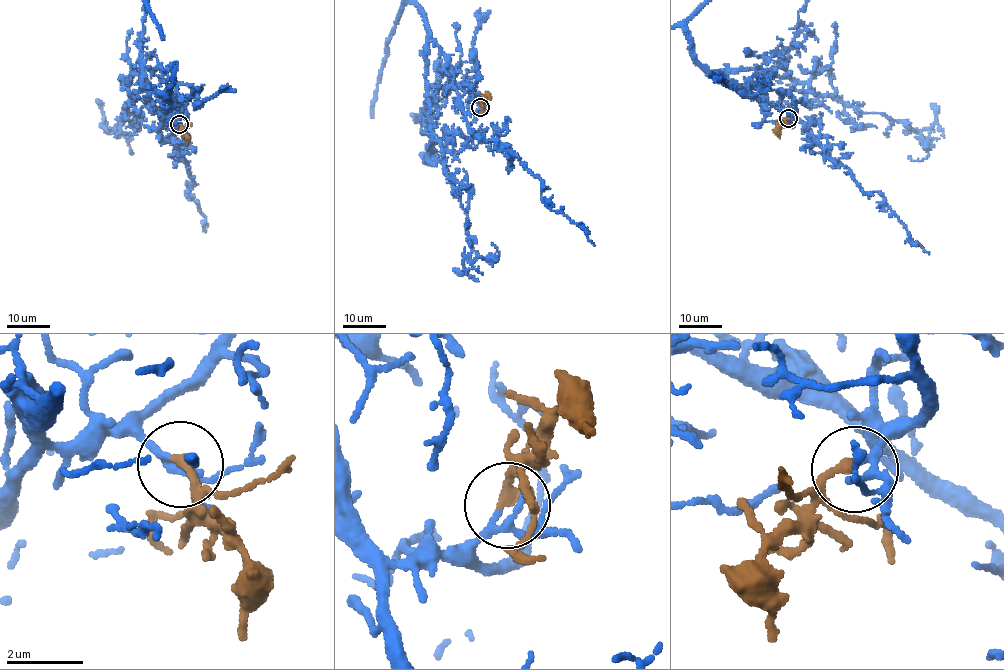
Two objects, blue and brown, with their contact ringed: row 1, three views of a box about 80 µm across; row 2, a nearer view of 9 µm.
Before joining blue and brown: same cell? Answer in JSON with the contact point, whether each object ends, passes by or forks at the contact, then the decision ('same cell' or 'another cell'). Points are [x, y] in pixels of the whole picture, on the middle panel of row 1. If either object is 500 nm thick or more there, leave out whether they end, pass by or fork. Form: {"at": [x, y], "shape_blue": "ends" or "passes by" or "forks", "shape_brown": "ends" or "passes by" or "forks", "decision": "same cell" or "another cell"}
{"at": [480, 107], "shape_blue": "forks", "shape_brown": "ends", "decision": "same cell"}

